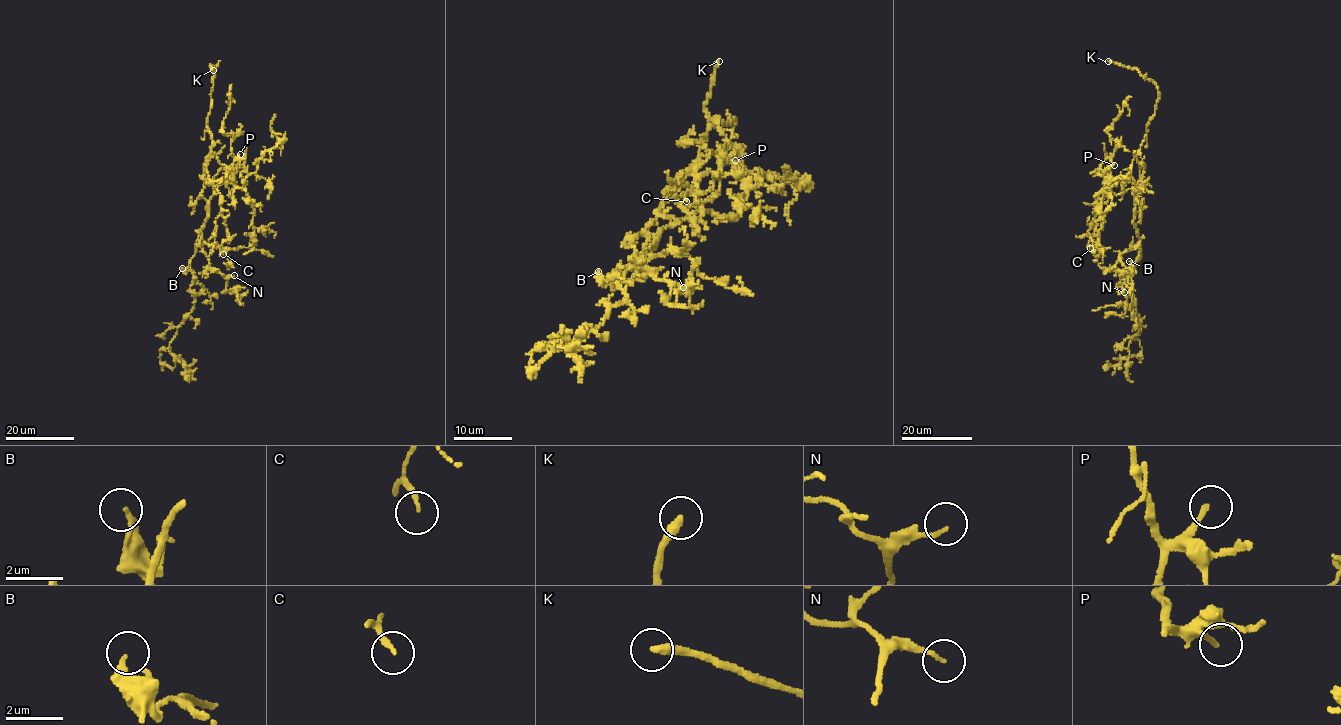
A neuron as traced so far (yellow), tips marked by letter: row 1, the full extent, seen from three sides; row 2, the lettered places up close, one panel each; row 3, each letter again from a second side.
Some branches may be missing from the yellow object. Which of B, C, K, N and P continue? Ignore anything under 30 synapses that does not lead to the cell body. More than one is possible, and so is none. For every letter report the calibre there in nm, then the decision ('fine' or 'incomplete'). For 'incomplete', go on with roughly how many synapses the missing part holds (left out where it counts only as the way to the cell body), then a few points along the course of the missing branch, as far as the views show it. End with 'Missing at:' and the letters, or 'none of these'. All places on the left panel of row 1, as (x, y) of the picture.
B: calibre 220 nm; fine
C: calibre 170 nm; fine
K: calibre 320 nm; incomplete; course (213, 70), (225, 76), (216, 64), (220, 61), (224, 65)
N: calibre 140 nm; fine
P: calibre 150 nm; incomplete; 35 synapses; course (240, 154), (259, 123), (257, 112)
Missing at: K, P

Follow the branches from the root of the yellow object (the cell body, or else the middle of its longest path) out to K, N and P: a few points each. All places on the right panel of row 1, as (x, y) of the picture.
K: (1135, 208), (1140, 180), (1136, 154), (1154, 114), (1158, 90), (1137, 70), (1108, 61)
N: (1135, 208), (1133, 225), (1140, 238), (1139, 256), (1133, 266), (1122, 271), (1124, 292)
P: (1135, 208), (1139, 165), (1145, 167), (1141, 180), (1118, 194), (1108, 188), (1105, 181), (1106, 172), (1114, 165)

